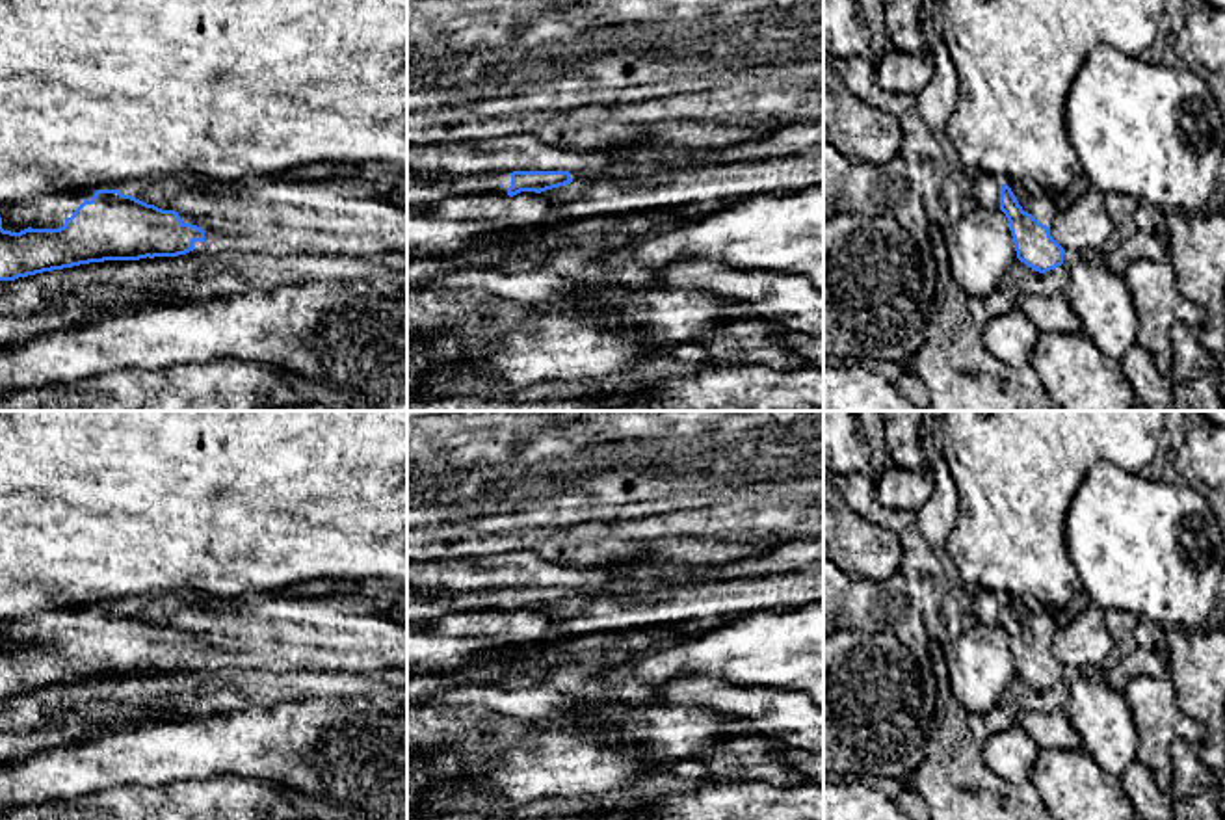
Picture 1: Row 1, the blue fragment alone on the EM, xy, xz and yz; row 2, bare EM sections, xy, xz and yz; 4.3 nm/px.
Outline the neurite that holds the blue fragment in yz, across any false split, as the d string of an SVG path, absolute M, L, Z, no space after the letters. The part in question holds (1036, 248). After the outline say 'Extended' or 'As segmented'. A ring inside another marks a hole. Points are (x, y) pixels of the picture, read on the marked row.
M1008 180L1000 190L1000 210L1009 221L1021 262L1039 273L1063 264L1065 249L1050 236L1058 212L1052 195L1032 182Z. Extended

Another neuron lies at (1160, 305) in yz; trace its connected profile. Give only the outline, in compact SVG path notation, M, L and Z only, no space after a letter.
M1136 260L1123 273L1139 320L1139 344L1164 376L1171 374L1173 340L1179 324L1199 329L1206 314L1177 286L1169 260Z

